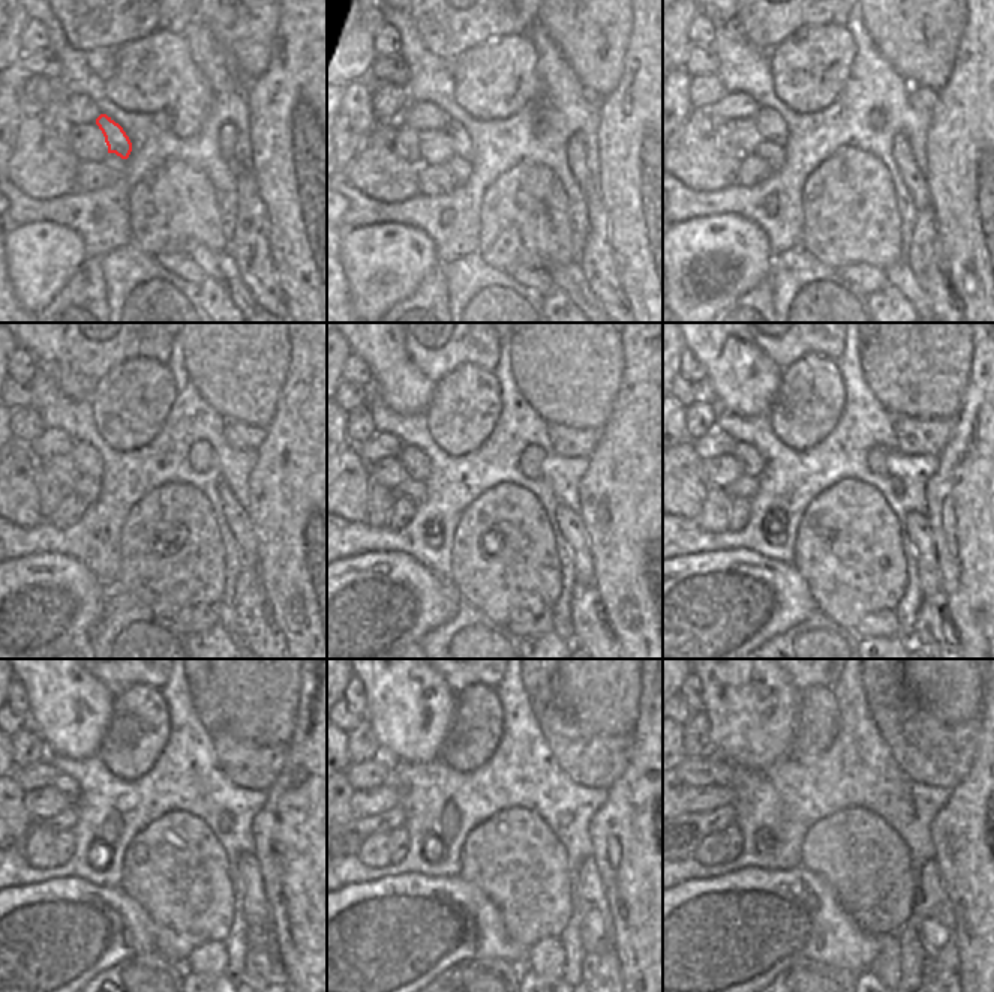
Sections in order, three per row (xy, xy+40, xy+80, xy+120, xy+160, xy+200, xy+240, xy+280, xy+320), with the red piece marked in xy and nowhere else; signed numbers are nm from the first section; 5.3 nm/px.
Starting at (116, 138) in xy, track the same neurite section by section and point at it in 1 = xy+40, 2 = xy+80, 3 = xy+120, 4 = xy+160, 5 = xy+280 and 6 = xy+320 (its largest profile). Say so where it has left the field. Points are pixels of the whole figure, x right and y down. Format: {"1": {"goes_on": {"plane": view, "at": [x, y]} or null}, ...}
{"1": {"goes_on": {"plane": "xy+40", "at": [444, 131]}}, "2": {"goes_on": {"plane": "xy+80", "at": [771, 126]}}, "3": {"goes_on": {"plane": "xy+120", "at": [87, 459]}}, "4": {"goes_on": {"plane": "xy+160", "at": [419, 467]}}, "5": {"goes_on": {"plane": "xy+280", "at": [392, 781]}}, "6": {"goes_on": {"plane": "xy+320", "at": [723, 769]}}}

